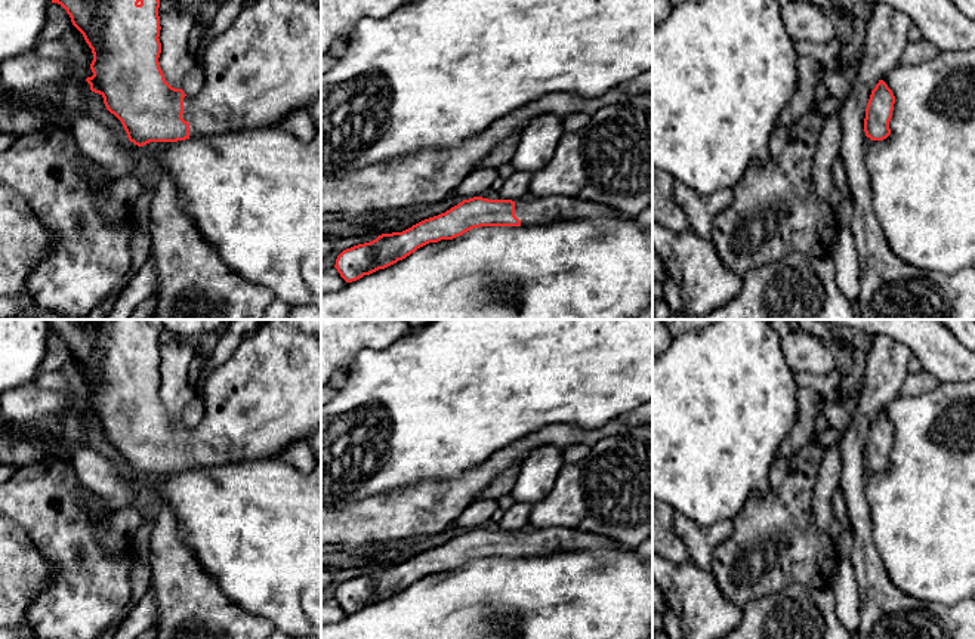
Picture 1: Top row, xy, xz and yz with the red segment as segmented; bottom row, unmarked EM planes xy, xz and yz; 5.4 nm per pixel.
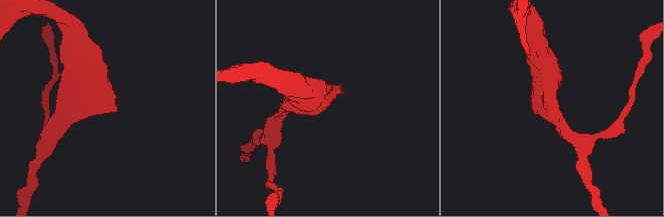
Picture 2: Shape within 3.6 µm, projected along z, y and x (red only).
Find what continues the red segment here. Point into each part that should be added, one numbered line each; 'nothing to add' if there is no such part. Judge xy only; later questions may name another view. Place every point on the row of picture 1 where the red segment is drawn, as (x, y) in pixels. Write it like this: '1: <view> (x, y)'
1: xy (267, 64)

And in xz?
1: xz (530, 210)

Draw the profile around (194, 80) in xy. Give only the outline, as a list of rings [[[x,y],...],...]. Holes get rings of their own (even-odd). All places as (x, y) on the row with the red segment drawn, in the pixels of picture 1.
[[[200,64],[192,67],[183,77],[181,89],[186,96],[197,95],[206,83],[206,75]]]

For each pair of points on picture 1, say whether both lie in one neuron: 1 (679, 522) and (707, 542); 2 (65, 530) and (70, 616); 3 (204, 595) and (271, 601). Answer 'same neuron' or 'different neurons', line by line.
1: same neuron
2: same neuron
3: different neurons

